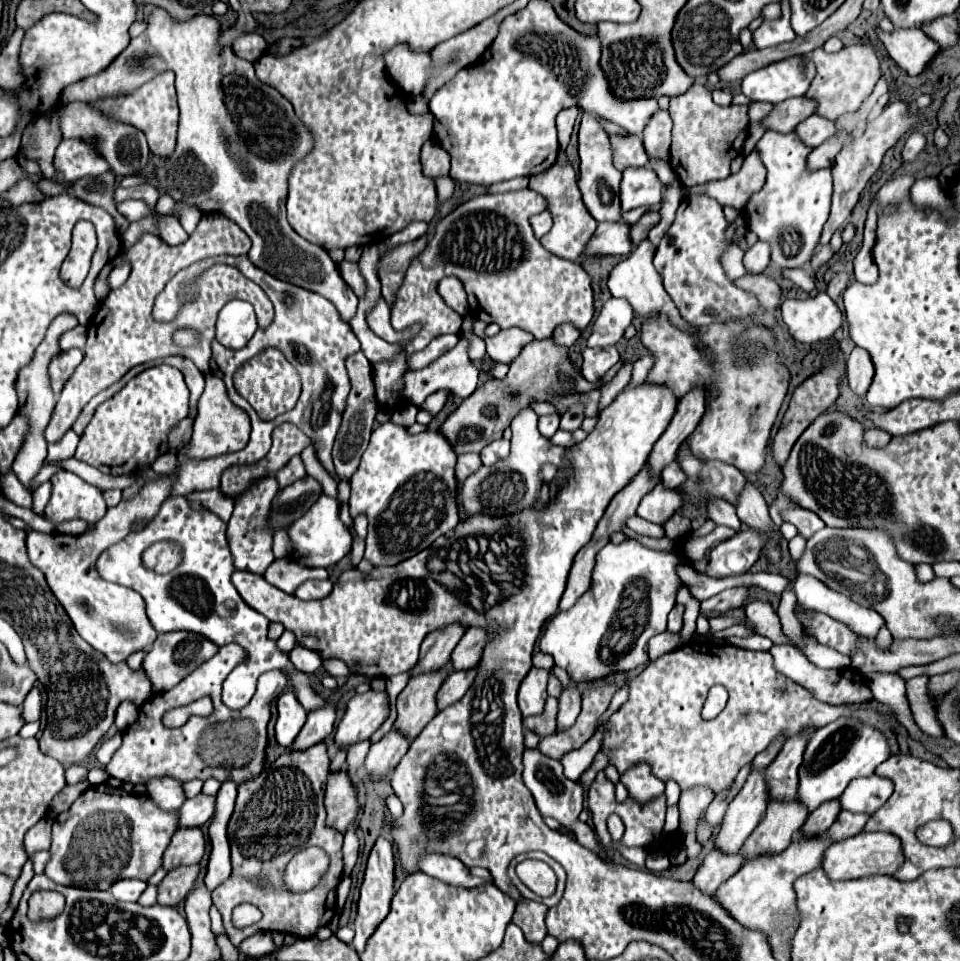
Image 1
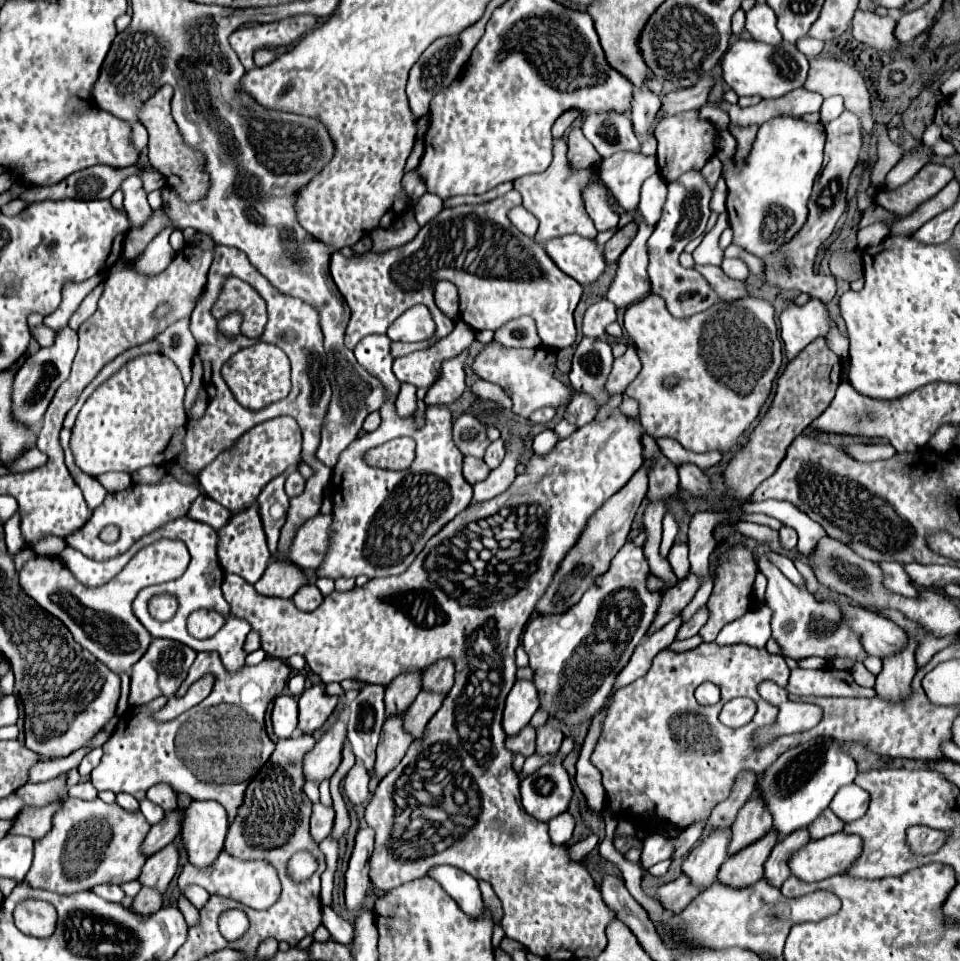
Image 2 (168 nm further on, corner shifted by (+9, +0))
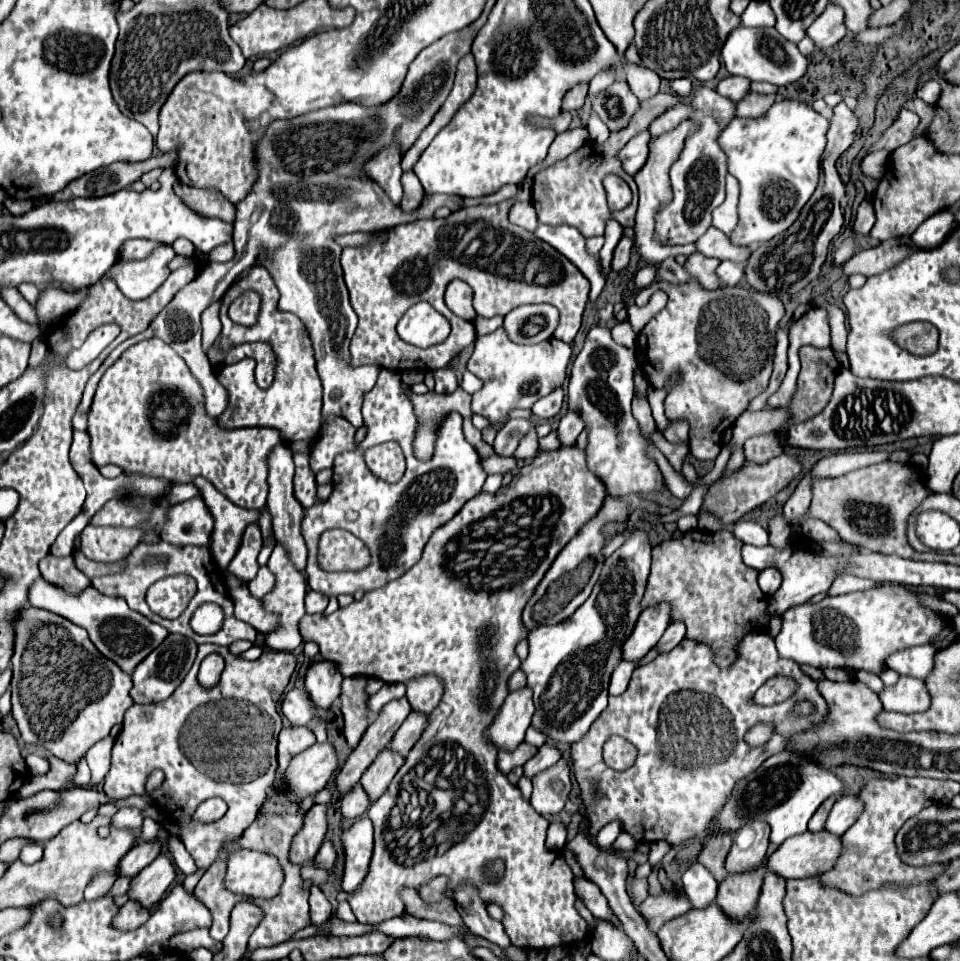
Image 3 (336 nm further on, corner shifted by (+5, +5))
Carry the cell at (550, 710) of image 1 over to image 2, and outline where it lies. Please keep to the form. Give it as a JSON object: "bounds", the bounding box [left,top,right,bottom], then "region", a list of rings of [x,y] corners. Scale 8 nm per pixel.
{"bounds":[505,725,535,757],"region":[[[527,725],[525,729],[523,729],[523,733],[519,733],[519,735],[515,735],[515,737],[507,737],[507,741],[505,741],[505,745],[507,745],[507,749],[511,751],[511,753],[521,753],[521,755],[525,755],[525,757],[529,757],[529,755],[533,755],[535,753],[535,729],[531,727],[531,725]]]}

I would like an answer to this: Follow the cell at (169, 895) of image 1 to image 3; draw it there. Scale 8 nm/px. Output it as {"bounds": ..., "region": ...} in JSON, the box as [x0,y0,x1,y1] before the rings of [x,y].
{"bounds":[115,900,151,930],"region":[[[127,900],[127,904],[121,906],[119,914],[115,916],[115,926],[123,930],[135,930],[141,924],[145,924],[149,916],[151,912],[145,906],[141,906],[137,900]]]}

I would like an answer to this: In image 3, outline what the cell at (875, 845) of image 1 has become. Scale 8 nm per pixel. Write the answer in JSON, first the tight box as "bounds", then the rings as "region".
{"bounds":[767,830,843,878],"region":[[[823,830],[817,834],[805,832],[803,836],[791,836],[791,840],[785,840],[767,860],[767,870],[783,876],[783,878],[809,878],[809,876],[821,876],[825,872],[829,872],[839,856],[843,852],[841,846],[841,836],[833,836],[831,832]]]}

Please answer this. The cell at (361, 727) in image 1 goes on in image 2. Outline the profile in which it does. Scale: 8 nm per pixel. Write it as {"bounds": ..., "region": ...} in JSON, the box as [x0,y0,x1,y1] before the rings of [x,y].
{"bounds":[303,721,347,783],"region":[[[337,721],[305,755],[303,759],[305,781],[321,783],[337,771],[341,763],[341,749],[345,739],[347,739],[347,725]]]}

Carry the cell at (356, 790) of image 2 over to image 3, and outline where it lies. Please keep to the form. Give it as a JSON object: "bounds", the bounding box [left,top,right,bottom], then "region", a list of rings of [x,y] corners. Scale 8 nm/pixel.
{"bounds":[341,784,369,818],"region":[[[355,784],[343,798],[341,798],[341,812],[343,812],[343,818],[359,818],[369,806],[369,796],[367,792],[363,790],[361,784]]]}

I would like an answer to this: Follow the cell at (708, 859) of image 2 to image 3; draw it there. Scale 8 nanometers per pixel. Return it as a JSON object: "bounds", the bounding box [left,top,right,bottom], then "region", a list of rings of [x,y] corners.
{"bounds":[681,862,717,908],"region":[[[691,862],[685,868],[681,882],[693,908],[705,908],[717,896],[717,880],[713,872],[699,862]]]}

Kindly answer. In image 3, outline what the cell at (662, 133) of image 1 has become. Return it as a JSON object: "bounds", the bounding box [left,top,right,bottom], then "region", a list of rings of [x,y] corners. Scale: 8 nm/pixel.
{"bounds":[625,64,659,100],"region":[[[629,64],[625,68],[625,74],[627,74],[625,80],[627,80],[631,92],[639,100],[649,100],[649,98],[653,98],[659,92],[659,76],[655,72],[651,72],[649,68]]]}

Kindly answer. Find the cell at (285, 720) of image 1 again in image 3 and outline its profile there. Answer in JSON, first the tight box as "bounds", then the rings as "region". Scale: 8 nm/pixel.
{"bounds":[281,688,313,726],"region":[[[293,688],[285,694],[281,710],[285,718],[291,722],[291,726],[305,726],[313,718],[313,704],[305,690]]]}

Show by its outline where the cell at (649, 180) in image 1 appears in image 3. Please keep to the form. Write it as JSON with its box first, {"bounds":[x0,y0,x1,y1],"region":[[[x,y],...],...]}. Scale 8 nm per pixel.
{"bounds":[619,132,651,176],"region":[[[641,132],[639,136],[635,136],[635,140],[627,142],[621,150],[619,150],[619,160],[623,164],[623,170],[629,174],[629,176],[635,176],[643,164],[647,162],[649,158],[649,142],[651,142],[651,136],[649,132]]]}

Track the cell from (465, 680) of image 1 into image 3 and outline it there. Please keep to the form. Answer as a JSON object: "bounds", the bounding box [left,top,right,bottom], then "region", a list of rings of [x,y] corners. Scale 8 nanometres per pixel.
{"bounds":[391,712,429,756],"region":[[[411,712],[405,722],[401,724],[401,728],[395,732],[393,740],[391,740],[391,748],[395,752],[401,752],[403,756],[407,756],[407,752],[415,746],[415,742],[421,738],[423,730],[427,728],[429,722],[429,714],[423,716],[423,712]]]}

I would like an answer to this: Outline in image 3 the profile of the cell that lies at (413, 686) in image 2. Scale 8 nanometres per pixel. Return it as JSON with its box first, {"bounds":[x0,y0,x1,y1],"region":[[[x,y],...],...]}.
{"bounds":[335,696,411,794],"region":[[[405,696],[391,700],[389,704],[383,706],[379,716],[365,730],[359,746],[351,752],[349,760],[345,762],[345,766],[339,770],[335,778],[335,784],[341,794],[349,792],[351,786],[359,782],[361,774],[377,758],[377,754],[391,742],[391,738],[395,736],[395,732],[399,730],[399,726],[403,724],[409,712],[411,712],[411,704]]]}

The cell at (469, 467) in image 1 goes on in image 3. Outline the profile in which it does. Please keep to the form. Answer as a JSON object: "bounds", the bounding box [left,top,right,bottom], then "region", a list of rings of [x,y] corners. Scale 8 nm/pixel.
{"bounds":[481,456,515,474],"region":[[[489,456],[485,460],[481,460],[481,466],[487,474],[497,474],[497,472],[511,472],[515,468],[515,458],[499,458],[499,456]]]}

